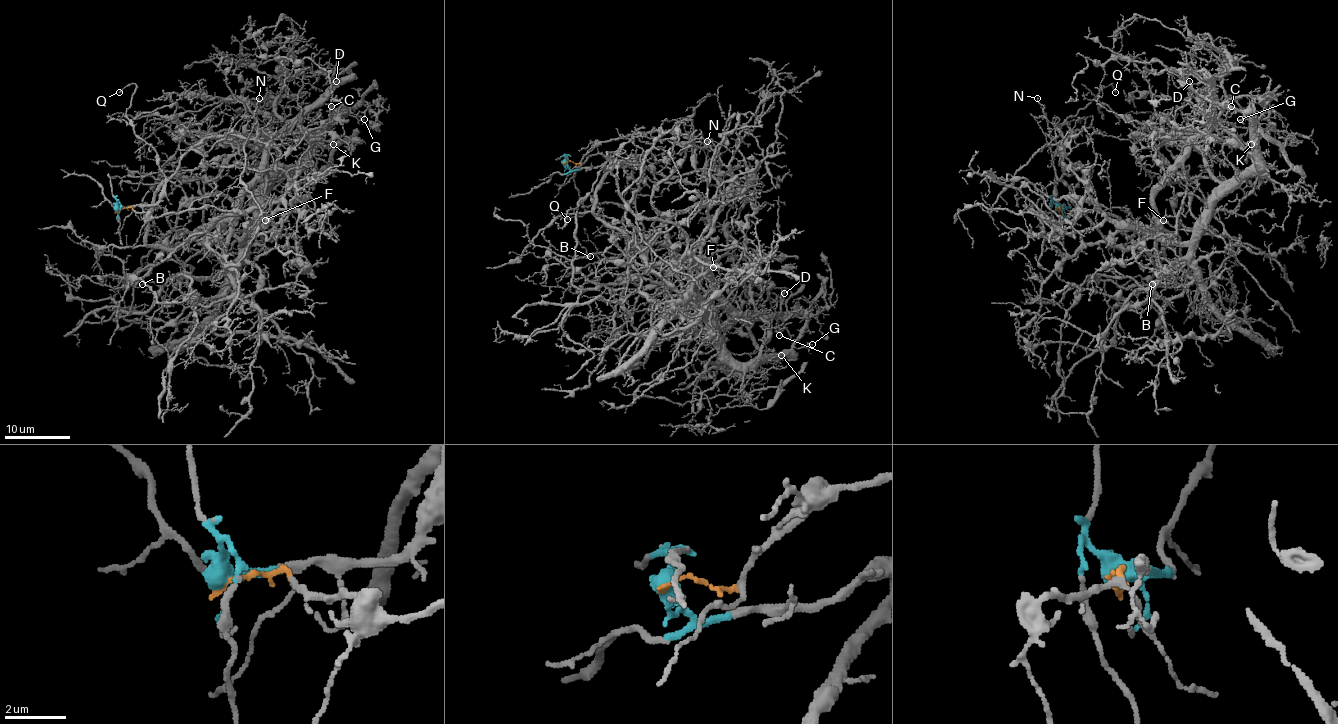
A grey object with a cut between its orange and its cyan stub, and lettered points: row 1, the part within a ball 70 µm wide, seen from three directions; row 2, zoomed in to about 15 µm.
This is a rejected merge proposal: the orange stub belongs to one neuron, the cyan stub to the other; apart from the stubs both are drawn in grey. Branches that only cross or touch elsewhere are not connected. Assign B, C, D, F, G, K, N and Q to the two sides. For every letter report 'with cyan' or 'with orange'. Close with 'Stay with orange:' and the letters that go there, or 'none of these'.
B: with cyan
C: with orange
D: with cyan
F: with cyan
G: with orange
K: with orange
N: with cyan
Q: with cyan
Stay with orange: C, G, K

